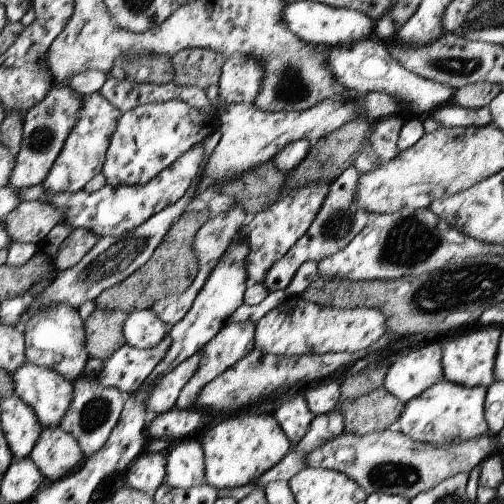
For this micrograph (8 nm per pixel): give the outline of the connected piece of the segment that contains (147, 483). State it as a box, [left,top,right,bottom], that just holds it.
[124,452,168,494]

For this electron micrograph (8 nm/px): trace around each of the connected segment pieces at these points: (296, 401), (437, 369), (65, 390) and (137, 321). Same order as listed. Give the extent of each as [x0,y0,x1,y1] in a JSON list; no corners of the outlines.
[[273,395,315,446],[381,342,444,404],[12,361,73,428],[122,308,170,350]]

